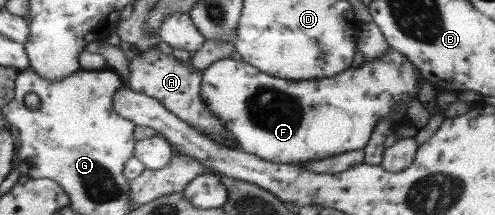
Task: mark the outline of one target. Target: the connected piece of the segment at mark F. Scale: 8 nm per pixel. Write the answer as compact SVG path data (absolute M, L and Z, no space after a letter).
M389 47L388 51L382 56L382 59L373 59L372 61L362 61L359 67L351 66L349 69L340 72L332 77L324 79L309 79L309 80L286 80L281 77L271 76L266 72L261 72L258 68L255 68L252 64L247 64L245 61L237 61L231 58L222 58L216 60L213 64L210 64L202 72L201 84L201 97L205 101L205 105L209 107L209 111L225 125L232 138L238 142L239 147L248 154L257 156L262 160L271 163L283 163L283 164L305 164L309 161L323 160L325 158L333 157L334 155L342 154L343 152L350 152L355 150L365 150L366 145L369 142L370 136L372 135L377 121L381 119L387 119L391 121L391 108L395 103L403 103L407 106L409 101L413 100L413 97L417 95L417 87L419 87L420 80L418 79L419 70L415 68L414 64L405 56L402 55L396 48Z

